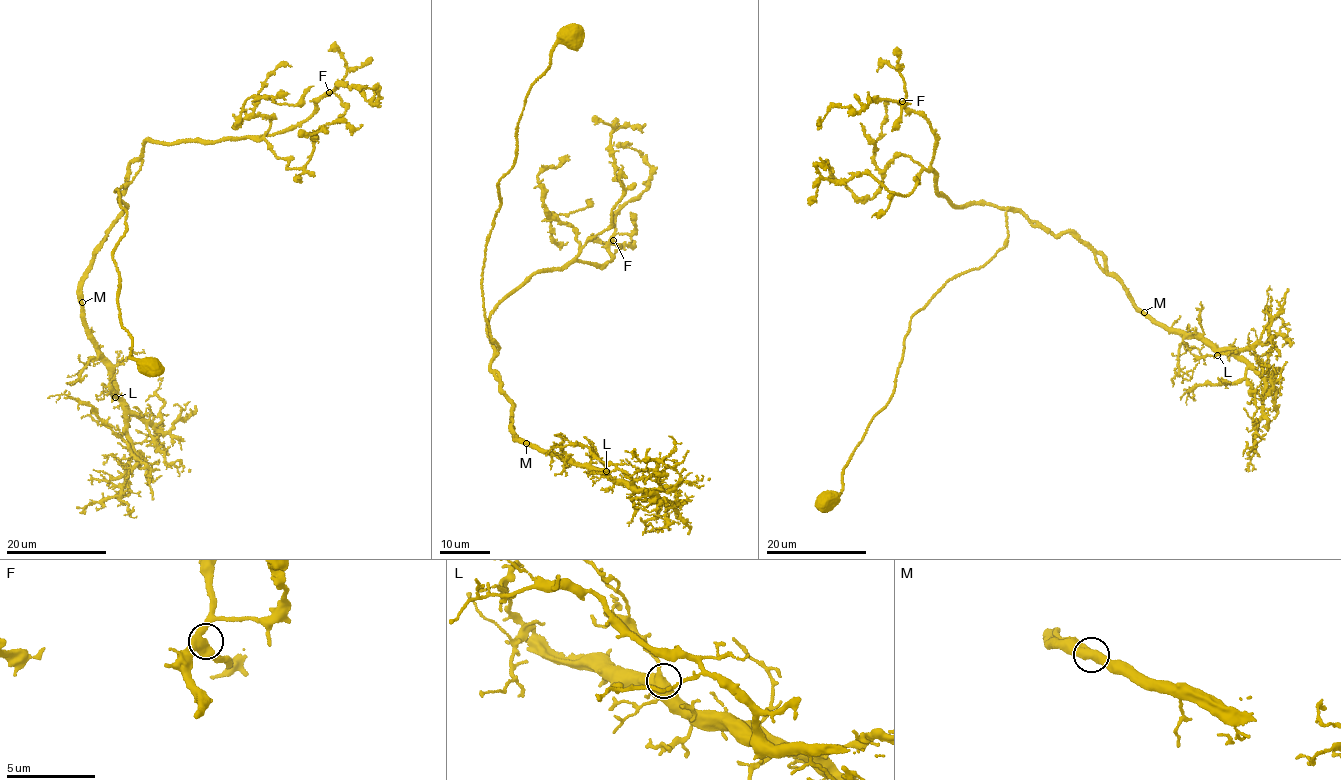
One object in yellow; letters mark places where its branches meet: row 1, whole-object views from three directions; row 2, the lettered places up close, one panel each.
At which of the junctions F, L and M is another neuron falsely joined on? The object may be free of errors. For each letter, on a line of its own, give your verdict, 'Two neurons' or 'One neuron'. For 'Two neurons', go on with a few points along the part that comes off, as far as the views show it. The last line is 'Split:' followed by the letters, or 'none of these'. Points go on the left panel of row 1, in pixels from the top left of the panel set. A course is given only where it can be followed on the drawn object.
F: One neuron
L: One neuron
M: One neuron
Split: none of these

